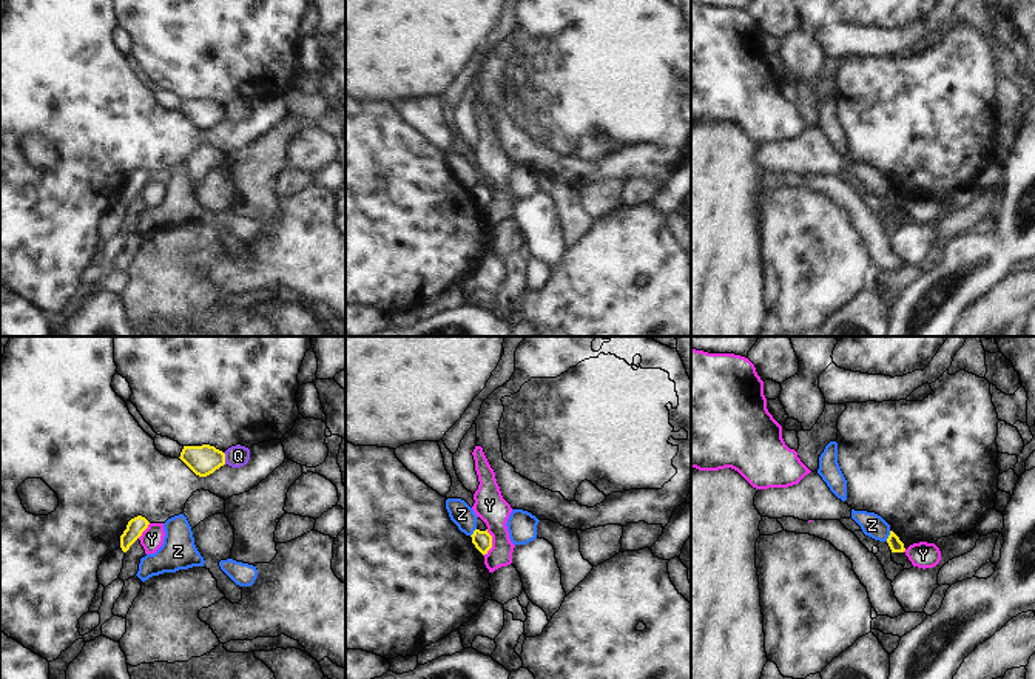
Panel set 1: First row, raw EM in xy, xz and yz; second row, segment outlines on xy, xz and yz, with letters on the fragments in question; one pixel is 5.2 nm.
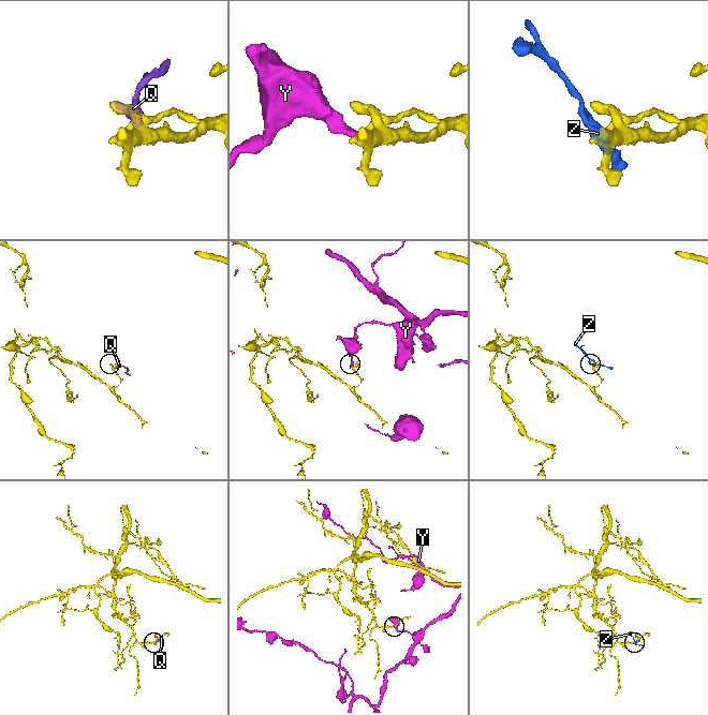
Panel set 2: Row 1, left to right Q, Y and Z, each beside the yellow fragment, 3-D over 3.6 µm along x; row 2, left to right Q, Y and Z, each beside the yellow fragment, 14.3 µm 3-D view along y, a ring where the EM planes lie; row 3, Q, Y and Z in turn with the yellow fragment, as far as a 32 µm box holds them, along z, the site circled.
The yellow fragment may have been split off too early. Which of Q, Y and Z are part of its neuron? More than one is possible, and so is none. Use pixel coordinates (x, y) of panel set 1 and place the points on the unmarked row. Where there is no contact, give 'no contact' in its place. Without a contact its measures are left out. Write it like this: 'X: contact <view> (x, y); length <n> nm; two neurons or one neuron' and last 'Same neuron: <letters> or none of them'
Q: contact xy (224, 113); length 70 nm; two neurons
Y: contact xz (491, 196); length 140 nm; two neurons
Z: contact yz (889, 190); length 60 nm; two neurons
Same neuron: none of them

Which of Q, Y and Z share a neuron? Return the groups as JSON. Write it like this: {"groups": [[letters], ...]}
{"groups": [["Q"], ["Y"], ["Z"]]}

